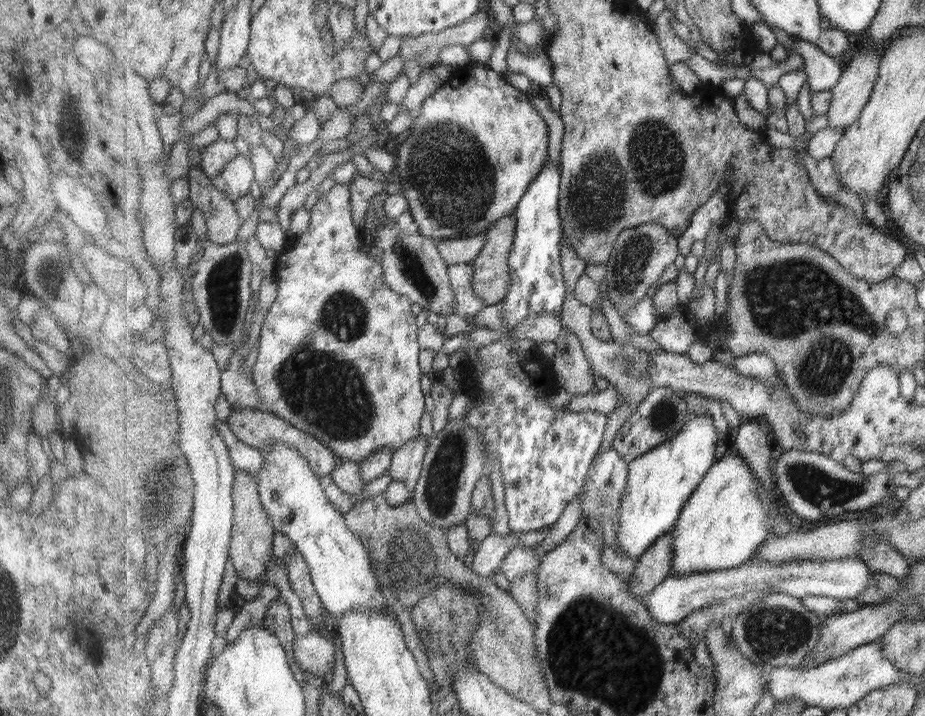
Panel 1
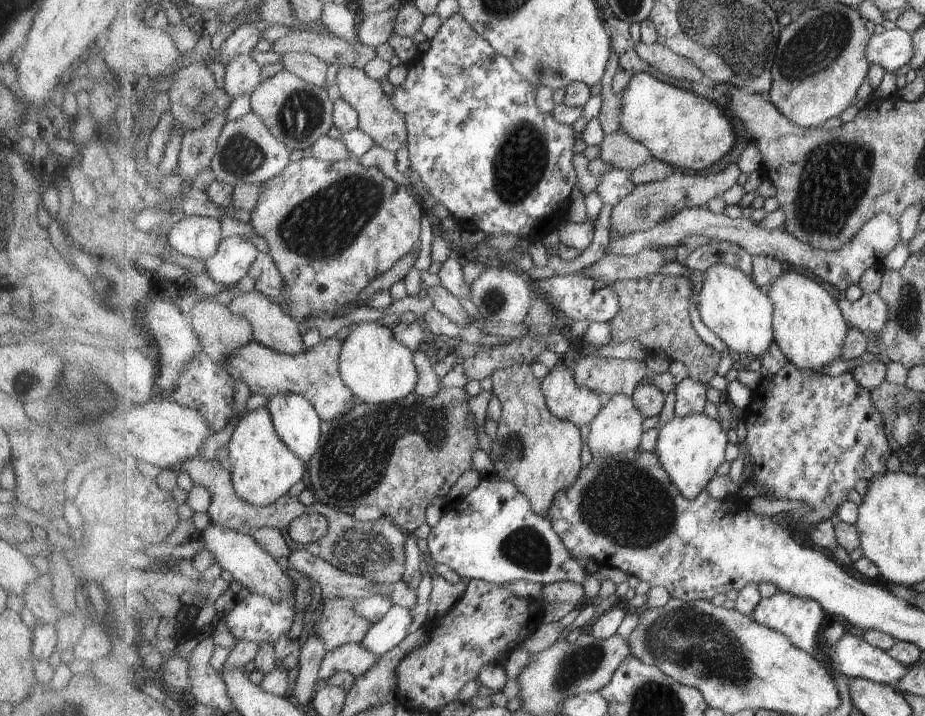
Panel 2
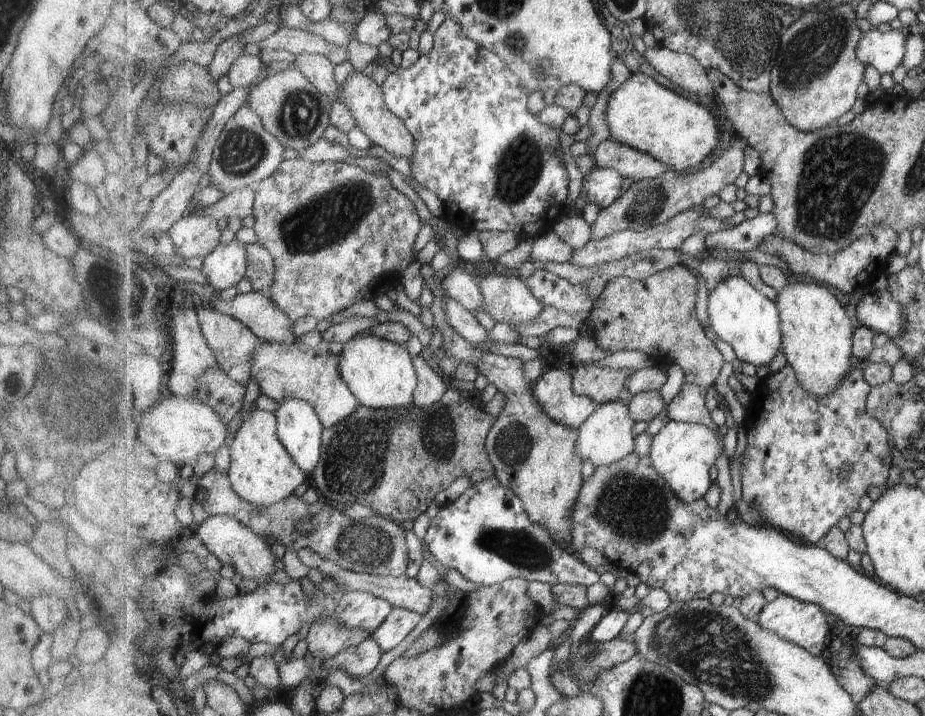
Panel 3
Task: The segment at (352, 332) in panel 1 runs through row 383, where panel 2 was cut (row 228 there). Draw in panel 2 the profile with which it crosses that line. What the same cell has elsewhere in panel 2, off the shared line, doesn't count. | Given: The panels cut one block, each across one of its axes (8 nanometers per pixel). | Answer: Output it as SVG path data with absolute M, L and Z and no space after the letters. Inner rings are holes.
M352 156L351 159L338 162L315 159L314 157L291 162L285 171L262 186L262 194L258 206L251 212L250 222L255 228L255 233L268 243L271 257L275 260L284 279L285 309L295 321L301 322L310 317L318 317L324 320L334 318L340 309L350 303L355 303L357 296L361 295L363 288L371 280L375 280L379 274L391 270L397 260L401 260L405 254L409 254L413 248L418 246L421 238L421 218L424 218L423 208L421 208L421 204L415 198L415 193L411 188L396 184L391 178L387 178L379 168L361 166L357 157Z

